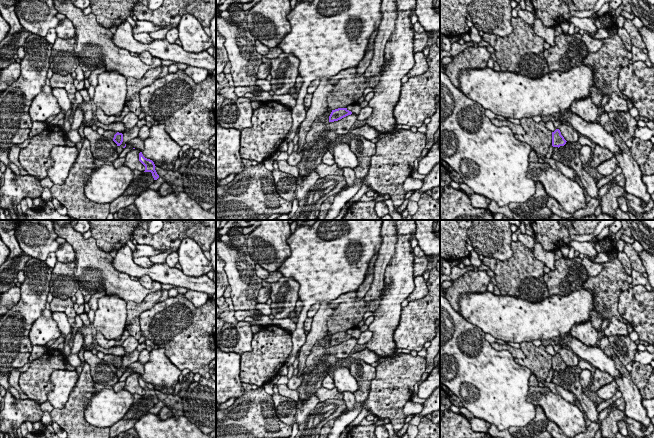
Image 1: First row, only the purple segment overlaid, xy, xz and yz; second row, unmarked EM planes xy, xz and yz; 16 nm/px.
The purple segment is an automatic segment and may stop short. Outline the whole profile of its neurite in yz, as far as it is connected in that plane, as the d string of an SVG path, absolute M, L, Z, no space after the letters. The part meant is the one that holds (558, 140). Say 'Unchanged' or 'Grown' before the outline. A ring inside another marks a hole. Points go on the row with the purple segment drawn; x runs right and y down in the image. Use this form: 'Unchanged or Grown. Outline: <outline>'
Unchanged. Outline: M556 129L554 132L552 132L552 146L553 147L560 147L564 146L566 144L566 140L561 135L561 132L559 129Z

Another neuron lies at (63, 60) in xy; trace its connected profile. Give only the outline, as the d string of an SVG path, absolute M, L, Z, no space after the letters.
M56 38L52 45L49 67L53 73L72 74L79 66L79 58L74 51L76 38Z

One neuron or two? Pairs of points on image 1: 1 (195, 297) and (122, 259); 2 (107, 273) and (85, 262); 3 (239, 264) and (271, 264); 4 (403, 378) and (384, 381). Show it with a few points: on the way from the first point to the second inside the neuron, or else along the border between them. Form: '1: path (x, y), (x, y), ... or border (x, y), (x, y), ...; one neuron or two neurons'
1: border (189, 289), (205, 293); two neurons
2: path (102, 270), (90, 262); one neuron
3: border (245, 244), (250, 257), (256, 263); two neurons
4: path (398, 378), (389, 381); one neuron

